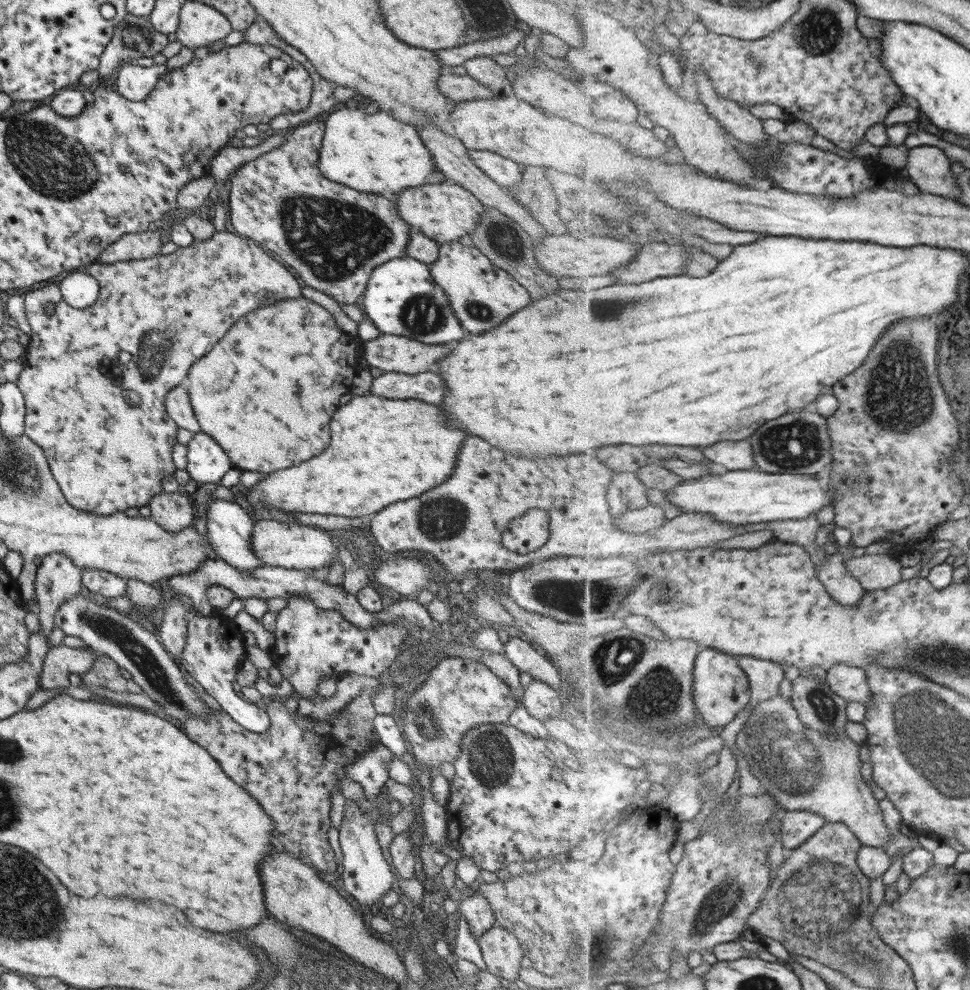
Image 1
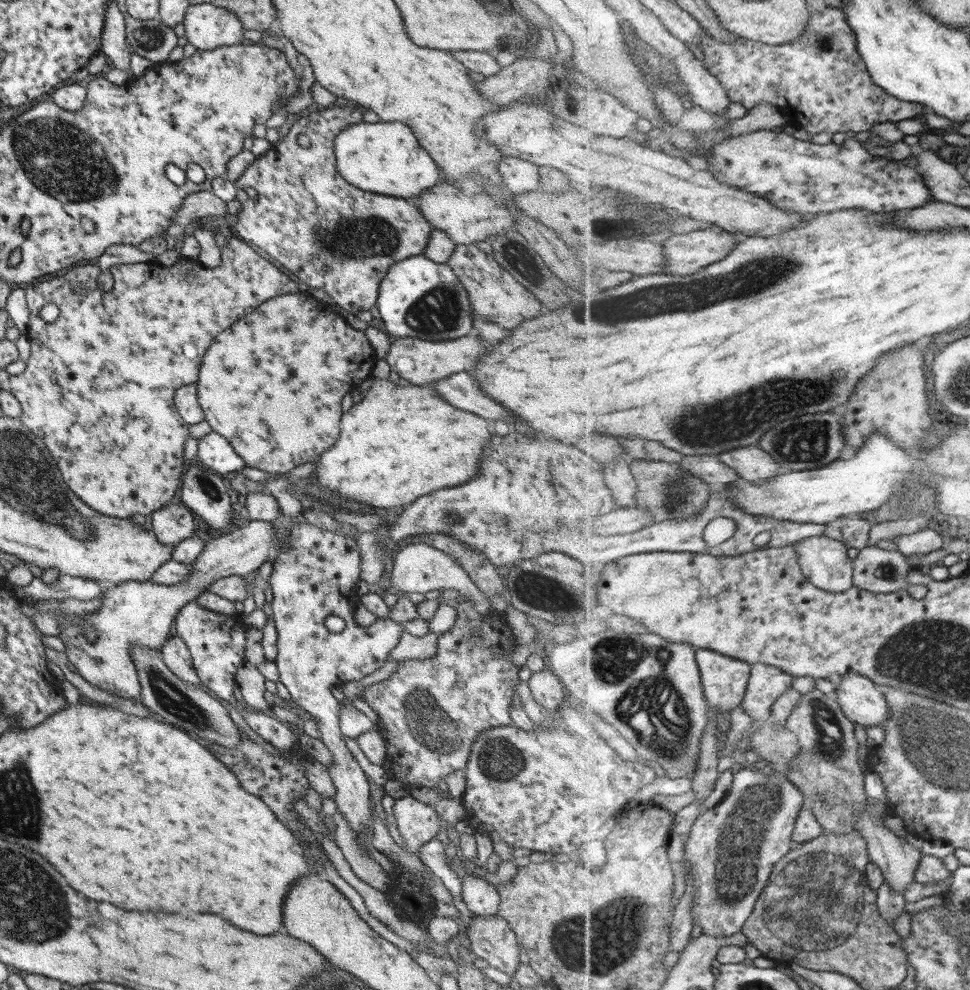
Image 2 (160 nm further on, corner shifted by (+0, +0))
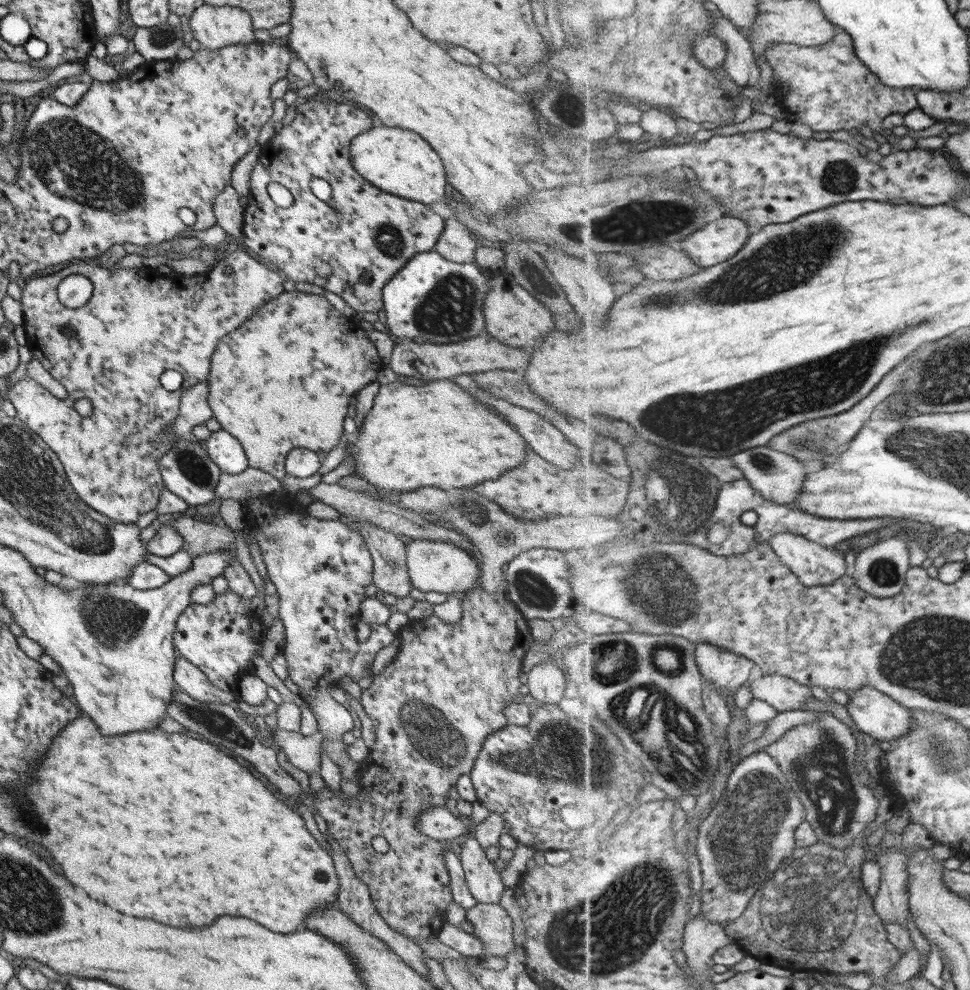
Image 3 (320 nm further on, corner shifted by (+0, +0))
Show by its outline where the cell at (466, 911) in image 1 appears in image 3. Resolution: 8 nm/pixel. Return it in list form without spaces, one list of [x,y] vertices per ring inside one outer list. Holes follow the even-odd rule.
[[[470,835],[461,844],[459,860],[465,884],[476,902],[497,903],[505,888],[500,879],[499,864],[489,861],[482,846]]]

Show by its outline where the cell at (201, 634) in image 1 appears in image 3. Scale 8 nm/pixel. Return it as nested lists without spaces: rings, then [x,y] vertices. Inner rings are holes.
[[[231,589],[225,593],[215,593],[213,600],[207,604],[191,601],[179,613],[174,624],[172,645],[177,656],[196,666],[213,687],[227,692],[231,682],[237,683],[242,675],[252,670],[252,658],[261,650],[261,642],[254,637],[250,627],[252,615],[245,598]]]

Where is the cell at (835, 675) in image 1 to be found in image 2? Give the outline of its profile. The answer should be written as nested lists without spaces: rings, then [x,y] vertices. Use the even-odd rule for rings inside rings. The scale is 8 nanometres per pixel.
[[[857,672],[845,674],[834,695],[847,718],[863,728],[884,728],[883,725],[891,719],[887,698],[868,676]]]

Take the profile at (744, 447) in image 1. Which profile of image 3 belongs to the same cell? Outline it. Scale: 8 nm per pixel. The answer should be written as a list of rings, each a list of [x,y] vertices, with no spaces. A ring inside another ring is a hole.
[[[758,446],[732,456],[735,464],[744,470],[746,479],[766,499],[777,504],[791,506],[799,499],[809,472],[804,462],[789,453],[778,451],[771,446]]]

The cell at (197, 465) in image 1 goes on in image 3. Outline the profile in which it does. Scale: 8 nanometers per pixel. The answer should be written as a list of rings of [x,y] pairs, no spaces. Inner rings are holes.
[[[226,430],[211,431],[202,446],[221,473],[239,474],[248,467],[243,447]]]

